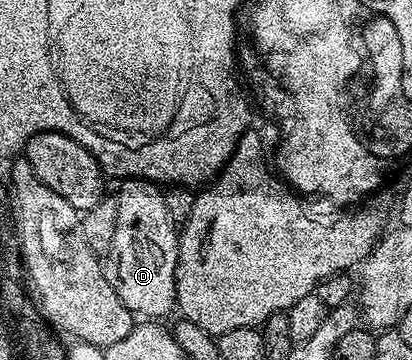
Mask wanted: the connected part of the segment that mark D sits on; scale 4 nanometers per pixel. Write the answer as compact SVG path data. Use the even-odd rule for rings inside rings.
M125 178L114 198L116 205L116 226L112 235L112 246L103 258L105 279L120 296L120 301L135 316L144 319L160 319L175 306L175 269L178 262L178 234L174 222L168 215L163 188L153 181L142 178Z

